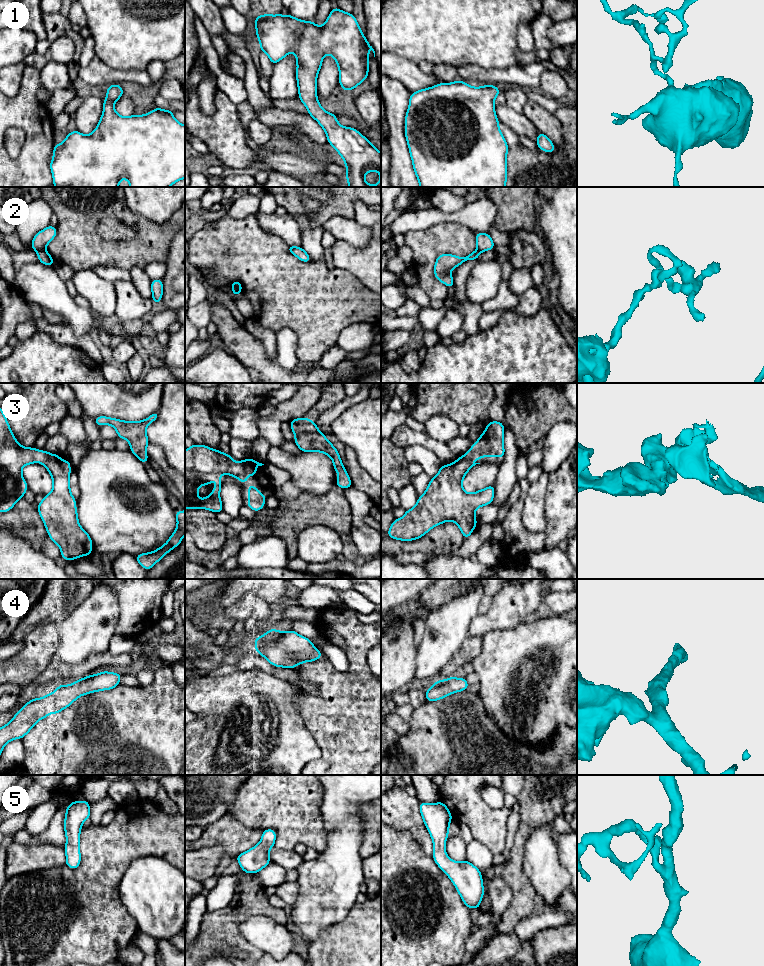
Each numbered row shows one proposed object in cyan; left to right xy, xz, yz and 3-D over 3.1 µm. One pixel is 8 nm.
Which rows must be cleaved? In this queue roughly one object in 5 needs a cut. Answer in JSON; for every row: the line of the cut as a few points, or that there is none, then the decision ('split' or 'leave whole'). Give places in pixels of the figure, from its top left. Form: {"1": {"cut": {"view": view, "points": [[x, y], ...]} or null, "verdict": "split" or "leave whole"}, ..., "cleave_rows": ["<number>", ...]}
{"1": {"cut": null, "verdict": "leave whole"}, "2": {"cut": {"view": "xy", "points": [[44, 248], [36, 251]]}, "verdict": "split"}, "3": {"cut": null, "verdict": "leave whole"}, "4": {"cut": null, "verdict": "leave whole"}, "5": {"cut": null, "verdict": "leave whole"}, "cleave_rows": ["2"]}

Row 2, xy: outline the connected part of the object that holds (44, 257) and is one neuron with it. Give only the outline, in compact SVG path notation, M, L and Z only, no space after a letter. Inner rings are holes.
M45 250L36 251L38 255L39 262L47 266L53 266L55 263L54 259L50 256L50 254Z

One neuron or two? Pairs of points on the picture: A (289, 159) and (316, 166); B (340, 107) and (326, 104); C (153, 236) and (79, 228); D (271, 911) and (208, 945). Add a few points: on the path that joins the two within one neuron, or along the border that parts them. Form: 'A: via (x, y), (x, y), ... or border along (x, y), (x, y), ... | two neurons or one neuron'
A: via (296, 165), (309, 166) | one neuron
B: via (337, 104), (329, 104) | one neuron
C: via (135, 246), (97, 246) | one neuron
D: via (255, 910), (242, 910), (223, 929) | one neuron

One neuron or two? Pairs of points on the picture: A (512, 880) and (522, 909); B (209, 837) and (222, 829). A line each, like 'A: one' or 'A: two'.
A: one
B: one

